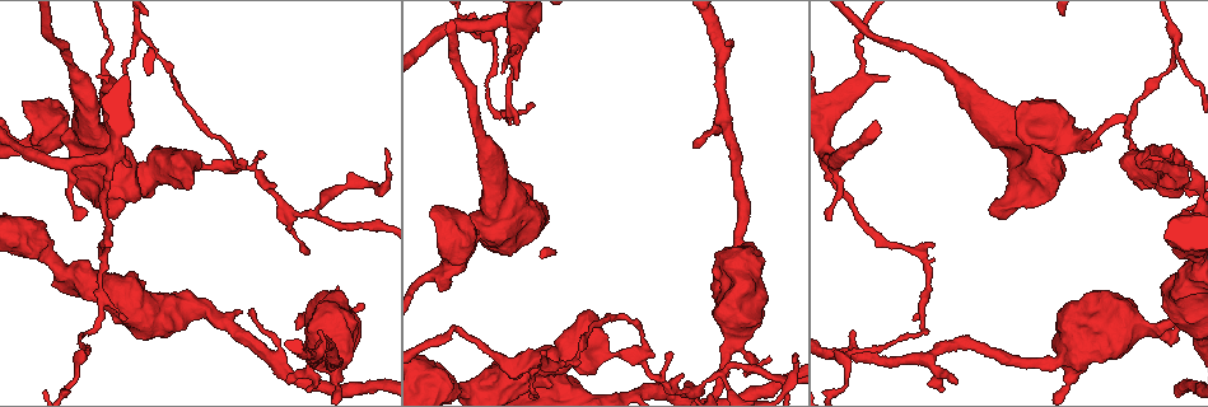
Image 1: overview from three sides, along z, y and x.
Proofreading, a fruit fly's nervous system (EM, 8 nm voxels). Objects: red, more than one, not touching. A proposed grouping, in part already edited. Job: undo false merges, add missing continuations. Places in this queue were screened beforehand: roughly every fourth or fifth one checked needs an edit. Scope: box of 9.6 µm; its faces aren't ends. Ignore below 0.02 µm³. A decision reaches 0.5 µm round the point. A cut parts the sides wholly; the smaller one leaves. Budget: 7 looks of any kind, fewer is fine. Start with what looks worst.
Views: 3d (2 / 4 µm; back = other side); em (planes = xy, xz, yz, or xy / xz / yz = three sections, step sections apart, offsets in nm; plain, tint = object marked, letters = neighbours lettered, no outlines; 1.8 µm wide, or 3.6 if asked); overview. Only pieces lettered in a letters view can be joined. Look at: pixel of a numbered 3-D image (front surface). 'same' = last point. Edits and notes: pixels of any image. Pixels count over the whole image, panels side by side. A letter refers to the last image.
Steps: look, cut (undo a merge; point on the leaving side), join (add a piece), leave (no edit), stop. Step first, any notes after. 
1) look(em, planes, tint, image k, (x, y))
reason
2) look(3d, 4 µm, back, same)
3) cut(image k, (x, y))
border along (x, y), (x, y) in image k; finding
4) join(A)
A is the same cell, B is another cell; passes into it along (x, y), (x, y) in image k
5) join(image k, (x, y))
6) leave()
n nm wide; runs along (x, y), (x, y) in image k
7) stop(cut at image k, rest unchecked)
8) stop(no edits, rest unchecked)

look(3d, 4 µm, image 1, (229, 165))
thick turns thin

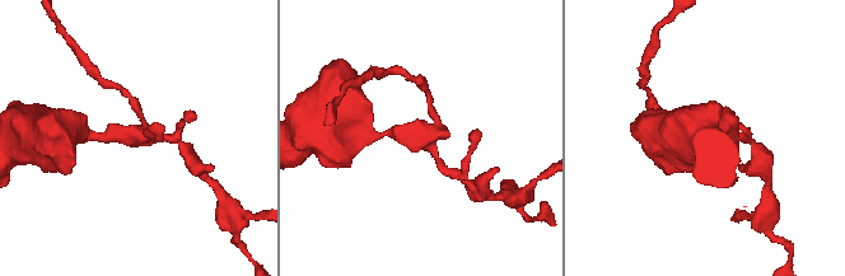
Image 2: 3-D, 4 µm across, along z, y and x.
look(em, planes, letters, image 2, (418, 137))
3 arms; now the EM

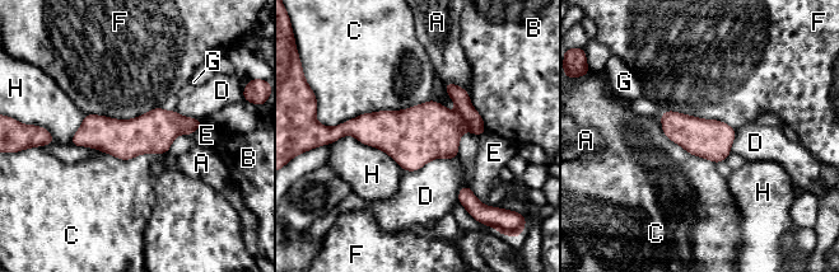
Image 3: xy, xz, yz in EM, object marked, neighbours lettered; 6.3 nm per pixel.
cut(image 3, (461, 98))
C touches over 650 nm; A, B, C, D, E, F, G and H are other cells; border along (457, 111), (470, 129) in image 3; two neurons meet here

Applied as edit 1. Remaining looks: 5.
look(em, 3.6 µm, xy, step 8, letters, image 1, (509, 207))
thick turns thin

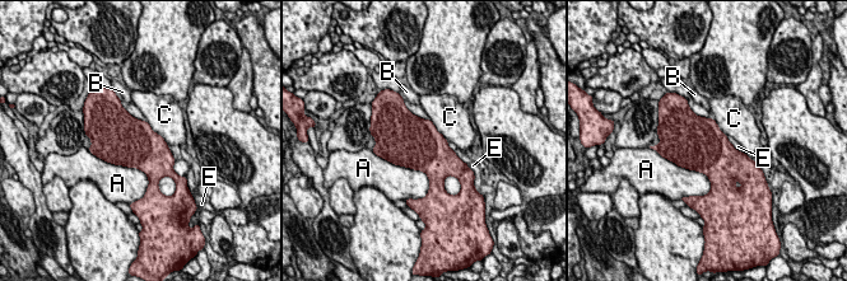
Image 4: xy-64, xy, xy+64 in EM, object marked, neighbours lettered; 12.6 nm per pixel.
leave()
A touches over 750 nm; A, B, C and E are other cells; continuous, no second neuron

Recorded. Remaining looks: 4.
look(3d, 2 µm, image 1, (861, 51))
sudden change in width

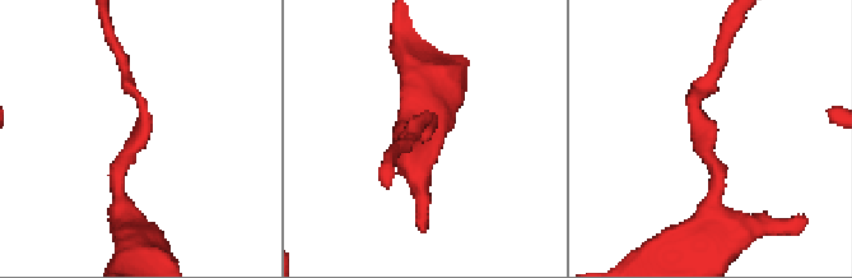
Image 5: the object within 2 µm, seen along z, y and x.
look(em, xz, step 4, tint, image 5, (703, 143))

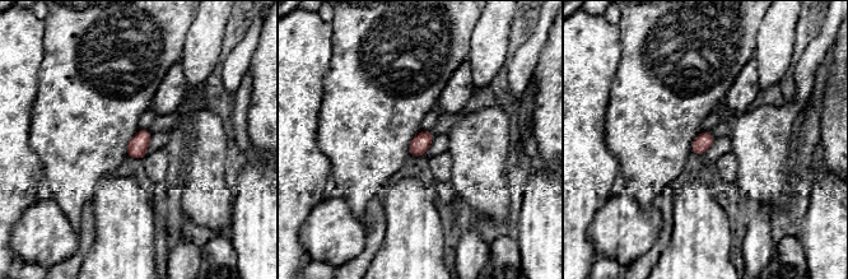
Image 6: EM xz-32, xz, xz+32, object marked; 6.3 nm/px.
look(em, xz, step 4, letters, same)
see the neighbours

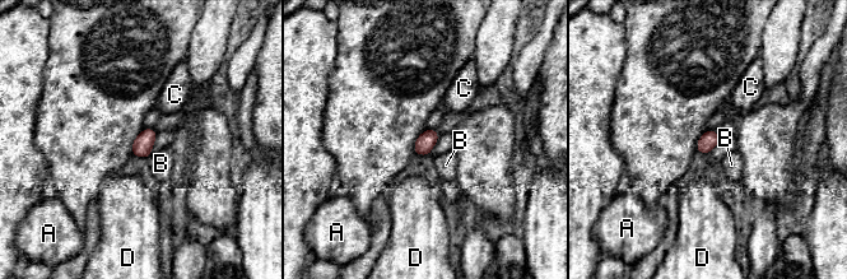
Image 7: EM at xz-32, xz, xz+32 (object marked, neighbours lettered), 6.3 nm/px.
leave()
A, B, C and D are other cells; all the same neuron

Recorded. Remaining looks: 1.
stop(cut at image 3, rest unchecked)

